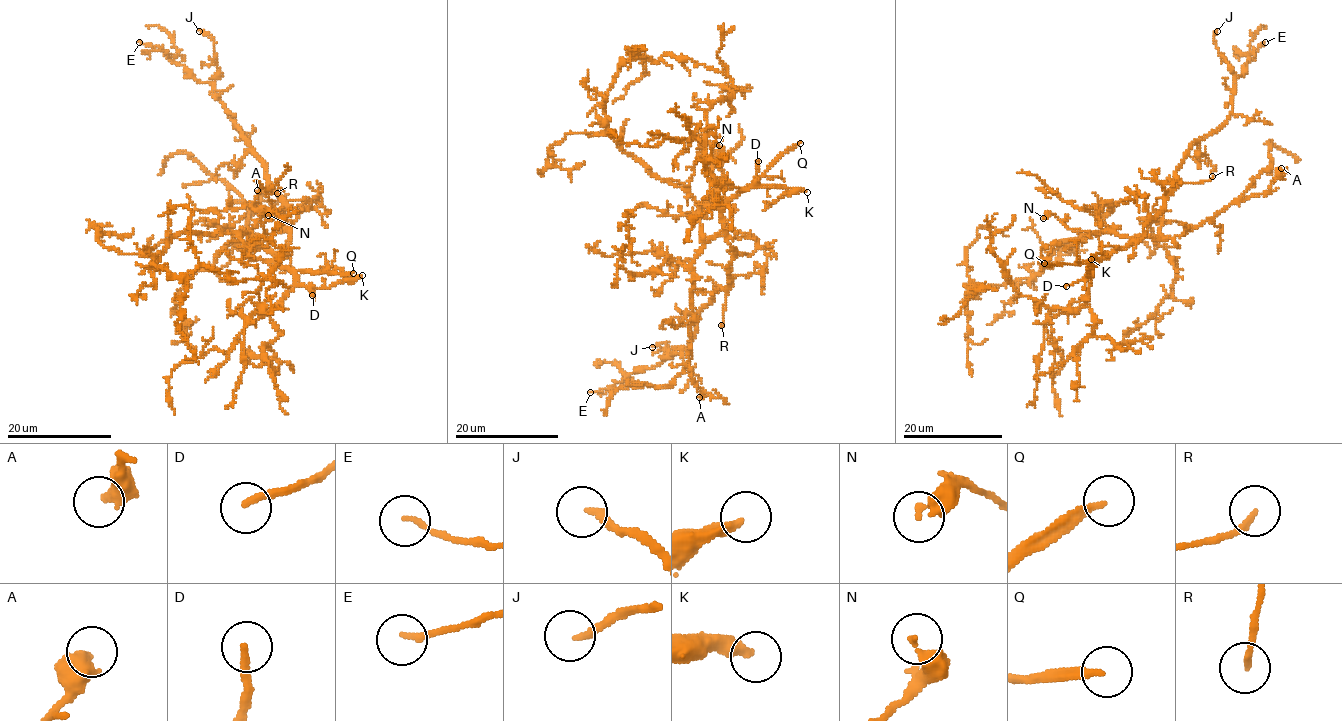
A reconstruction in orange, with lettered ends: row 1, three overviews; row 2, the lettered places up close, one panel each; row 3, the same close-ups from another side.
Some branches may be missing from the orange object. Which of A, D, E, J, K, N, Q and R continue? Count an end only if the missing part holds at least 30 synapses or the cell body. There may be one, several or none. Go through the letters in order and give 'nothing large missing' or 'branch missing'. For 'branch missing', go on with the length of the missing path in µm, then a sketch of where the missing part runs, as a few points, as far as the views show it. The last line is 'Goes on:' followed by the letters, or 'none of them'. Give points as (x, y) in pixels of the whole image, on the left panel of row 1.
A: nothing large missing
D: branch missing; about 50 µm are missing; missing branch runs (312, 295), (313, 319), (269, 326), (256, 340), (261, 349), (275, 351), (289, 345), (311, 345)
E: nothing large missing
J: branch missing; about 45 µm are missing
K: branch missing; about 60 µm are missing
N: nothing large missing
Q: branch missing; about 60 µm are missing
R: nothing large missing
Goes on: D, J, K, Q

